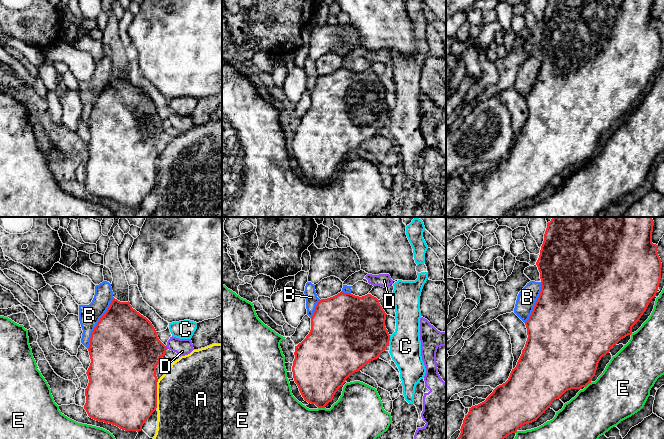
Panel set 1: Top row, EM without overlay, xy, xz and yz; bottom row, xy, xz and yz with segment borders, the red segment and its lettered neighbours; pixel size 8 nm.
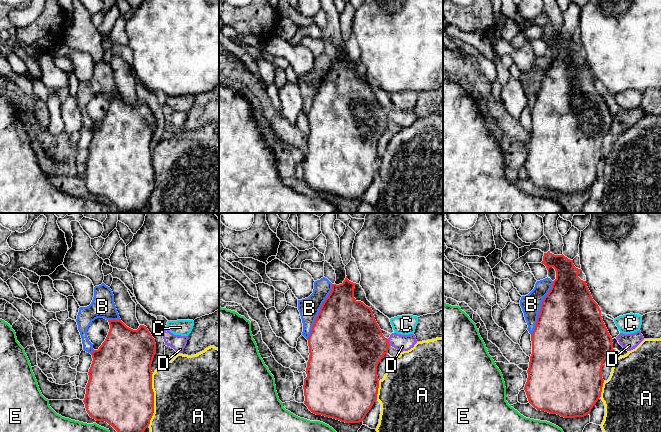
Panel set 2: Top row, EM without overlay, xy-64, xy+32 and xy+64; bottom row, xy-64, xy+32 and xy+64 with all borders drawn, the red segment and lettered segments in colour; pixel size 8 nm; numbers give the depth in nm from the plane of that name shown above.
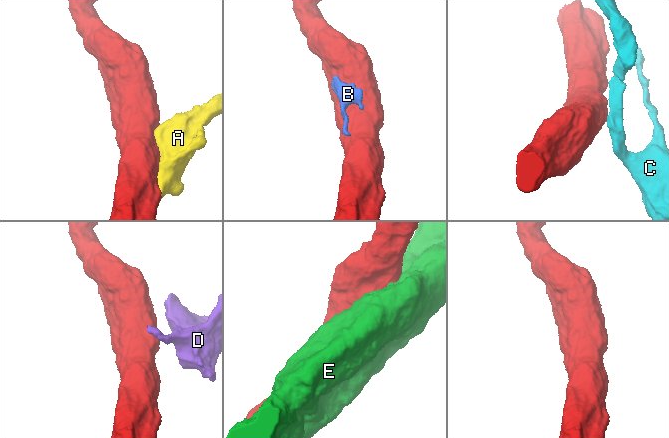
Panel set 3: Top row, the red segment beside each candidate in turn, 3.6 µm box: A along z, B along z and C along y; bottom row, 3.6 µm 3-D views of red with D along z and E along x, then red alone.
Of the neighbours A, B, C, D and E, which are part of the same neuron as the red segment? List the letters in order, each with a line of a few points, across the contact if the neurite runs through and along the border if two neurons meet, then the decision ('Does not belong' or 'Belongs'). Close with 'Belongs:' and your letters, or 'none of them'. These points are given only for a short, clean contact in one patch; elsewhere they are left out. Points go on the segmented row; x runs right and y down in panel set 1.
A: Does not belong
B: Does not belong
C: Line: xz (390, 335), (388, 345). Does not belong
D: Line: xy (165, 346), (167, 348). Does not belong
E: Does not belong
Belongs: none of them

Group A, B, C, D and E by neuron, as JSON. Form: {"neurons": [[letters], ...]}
{"neurons": [["A"], ["B", "D"], ["C"], ["E"]]}

